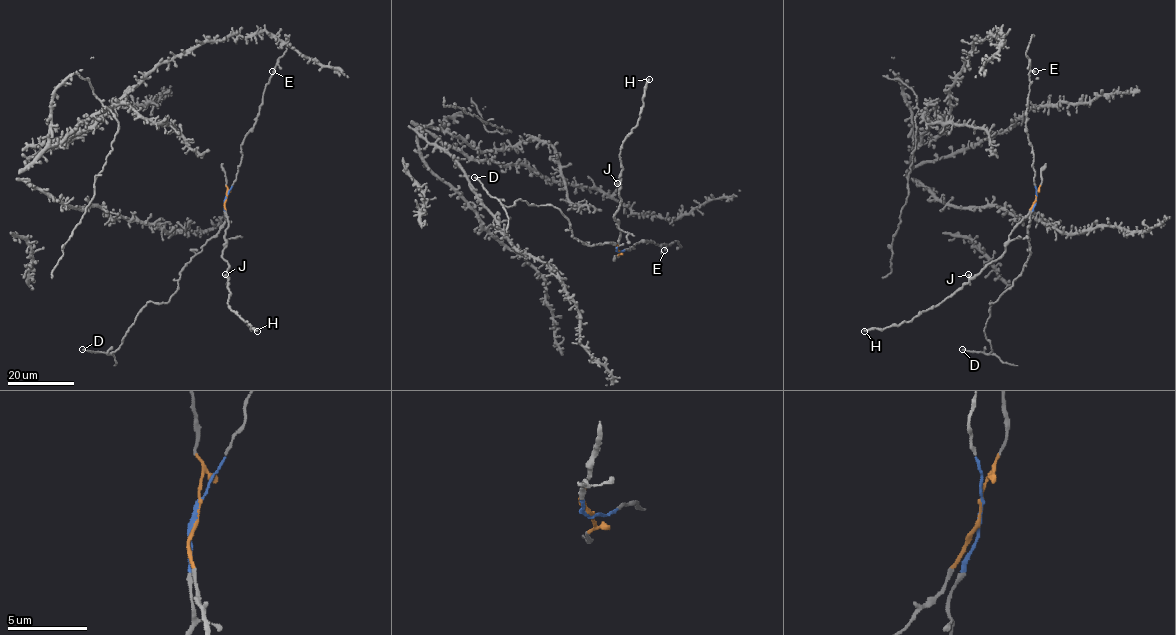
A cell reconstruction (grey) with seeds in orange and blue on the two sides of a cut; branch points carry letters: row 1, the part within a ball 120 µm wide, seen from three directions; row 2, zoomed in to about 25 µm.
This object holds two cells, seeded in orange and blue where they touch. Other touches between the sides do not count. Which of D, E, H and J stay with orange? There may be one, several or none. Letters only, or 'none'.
H, J

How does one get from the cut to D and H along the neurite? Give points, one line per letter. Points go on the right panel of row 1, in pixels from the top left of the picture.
D: (1036, 198), (1029, 216), (1030, 255), (1013, 285), (990, 302), (984, 329), (991, 352), (962, 349)
H: (1036, 198), (1009, 236), (1001, 256), (968, 282), (908, 322), (864, 331)

